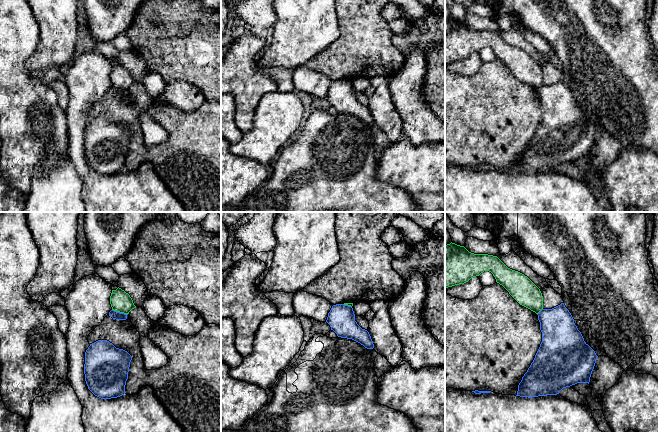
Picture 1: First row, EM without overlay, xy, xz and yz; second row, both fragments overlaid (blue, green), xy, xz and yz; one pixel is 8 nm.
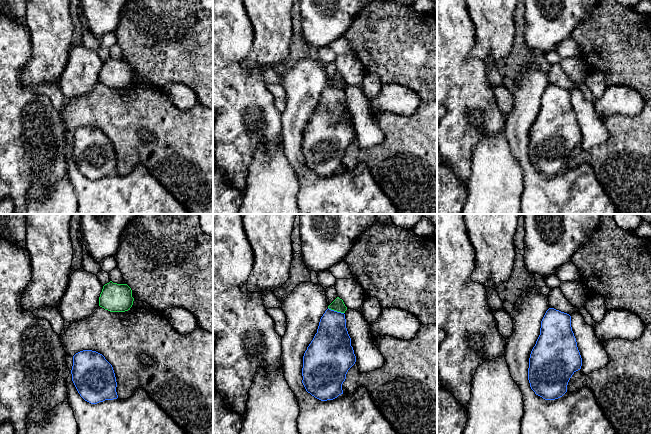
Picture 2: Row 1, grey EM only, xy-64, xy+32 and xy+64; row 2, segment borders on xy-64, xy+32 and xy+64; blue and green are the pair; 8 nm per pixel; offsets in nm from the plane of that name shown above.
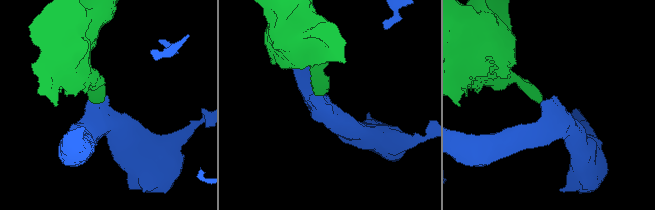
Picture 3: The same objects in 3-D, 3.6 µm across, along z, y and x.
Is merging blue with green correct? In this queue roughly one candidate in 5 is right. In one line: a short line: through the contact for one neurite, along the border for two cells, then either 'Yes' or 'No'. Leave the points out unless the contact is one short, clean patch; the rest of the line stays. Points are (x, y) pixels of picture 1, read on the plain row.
No

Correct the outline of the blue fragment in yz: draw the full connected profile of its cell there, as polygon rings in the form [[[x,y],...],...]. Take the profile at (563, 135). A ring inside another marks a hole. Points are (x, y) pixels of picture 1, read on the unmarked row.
[[[564,79],[552,85],[542,85],[537,91],[542,108],[542,118],[533,138],[518,161],[516,172],[532,174],[557,171],[563,164],[577,159],[589,160],[598,132],[584,117]]]

